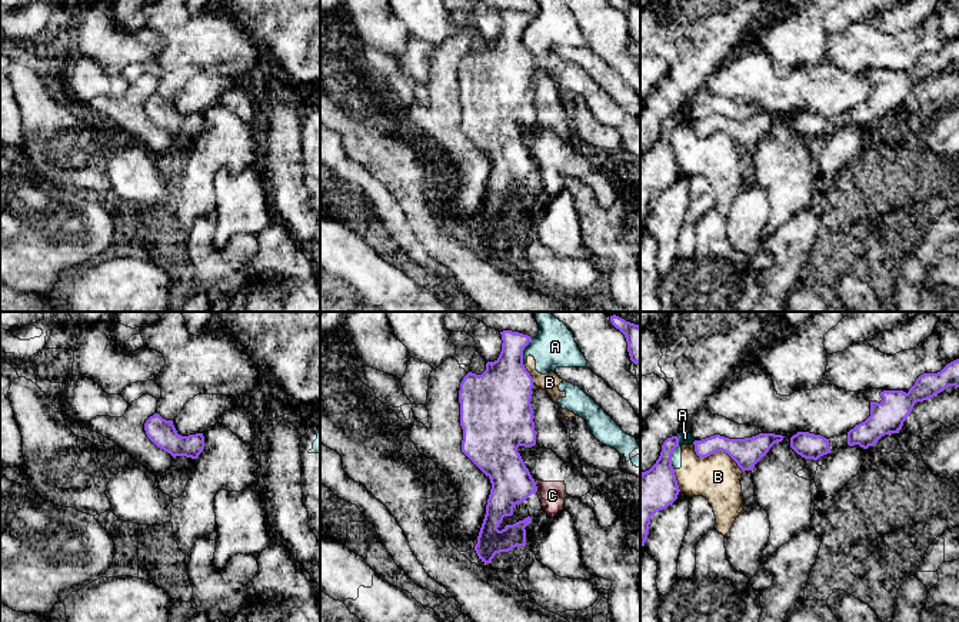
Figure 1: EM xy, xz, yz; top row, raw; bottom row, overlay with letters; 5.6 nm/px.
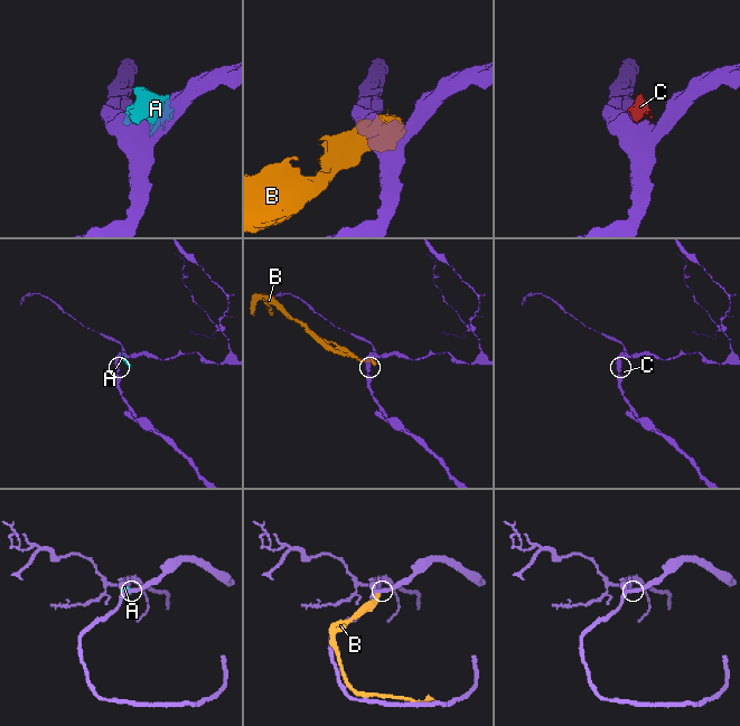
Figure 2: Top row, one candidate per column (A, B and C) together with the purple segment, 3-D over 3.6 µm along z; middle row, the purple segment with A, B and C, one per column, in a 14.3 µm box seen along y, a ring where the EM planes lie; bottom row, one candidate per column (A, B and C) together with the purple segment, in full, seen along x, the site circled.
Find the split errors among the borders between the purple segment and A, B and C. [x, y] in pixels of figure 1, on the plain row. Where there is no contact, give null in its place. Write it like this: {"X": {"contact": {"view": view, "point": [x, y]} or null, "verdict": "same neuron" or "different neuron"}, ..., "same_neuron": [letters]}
{"A": {"contact": {"view": "yz", "point": [672, 132]}, "verdict": "different neuron"}, "B": {"contact": {"view": "yz", "point": [715, 132]}, "verdict": "different neuron"}, "C": {"contact": {"view": "xz", "point": [536, 166]}, "verdict": "different neuron"}, "same_neuron": []}

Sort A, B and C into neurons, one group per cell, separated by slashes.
A B / C

